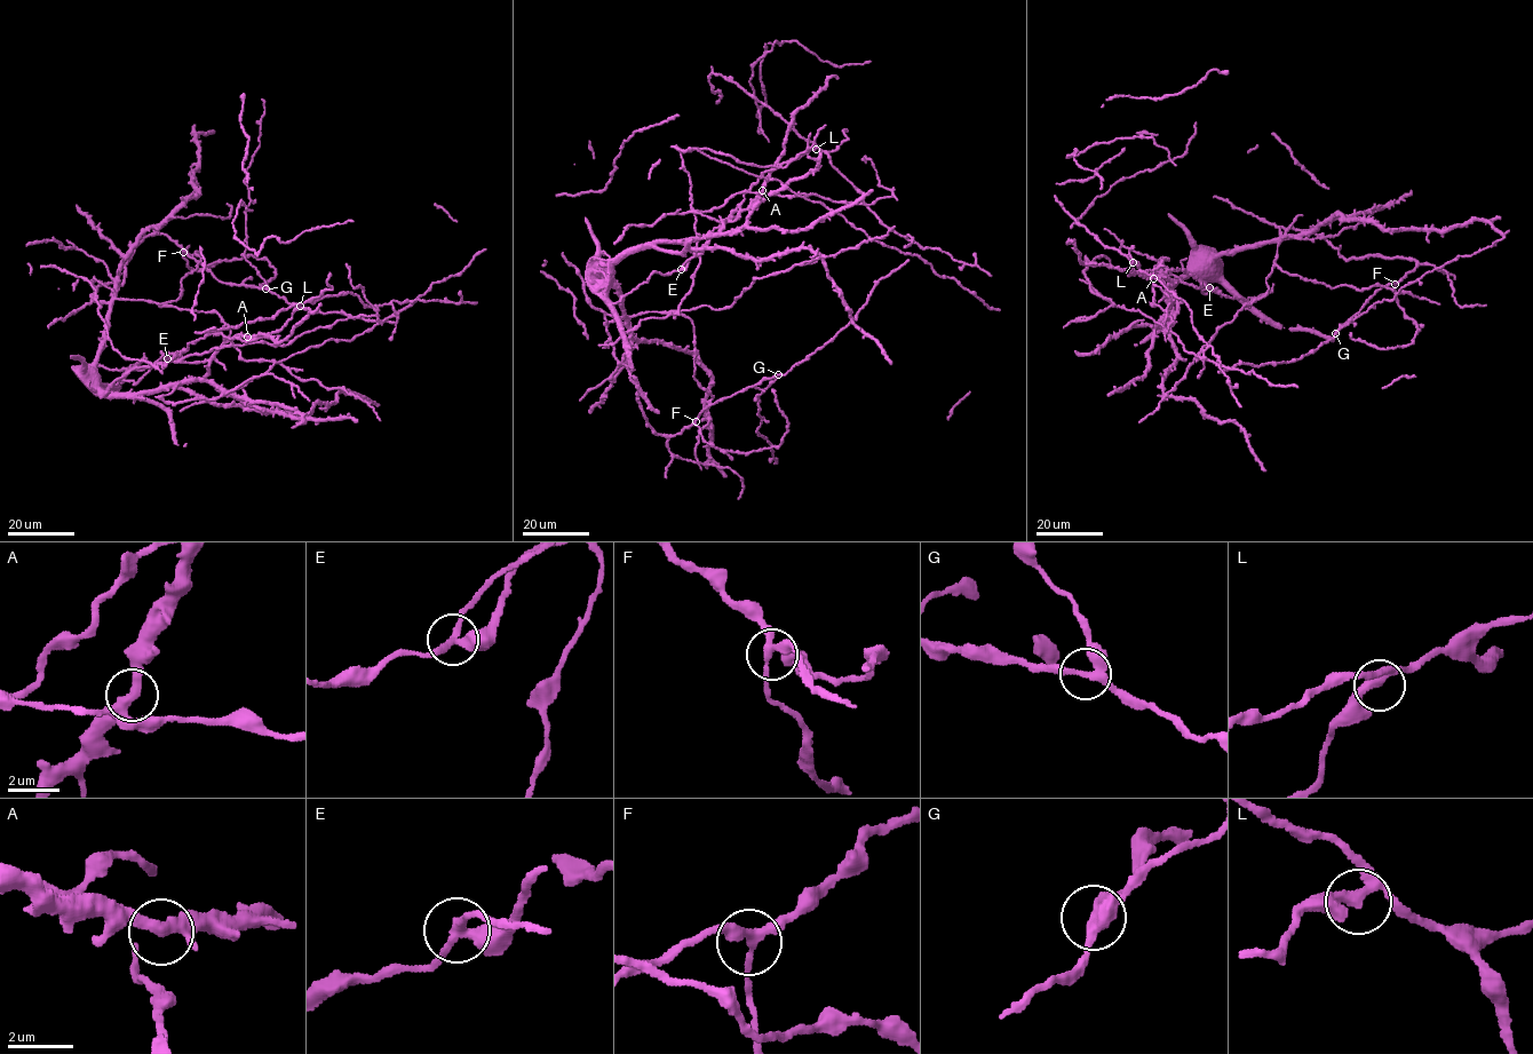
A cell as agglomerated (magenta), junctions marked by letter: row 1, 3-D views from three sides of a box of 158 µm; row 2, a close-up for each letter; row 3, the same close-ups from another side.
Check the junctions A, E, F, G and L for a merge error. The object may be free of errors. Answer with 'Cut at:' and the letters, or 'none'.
Cut at: E

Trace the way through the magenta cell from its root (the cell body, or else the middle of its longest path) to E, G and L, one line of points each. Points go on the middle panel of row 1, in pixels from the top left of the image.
E: (605, 315), (624, 317), (610, 264), (656, 243), (716, 235), (723, 219), (747, 208), (770, 171), (681, 269)
G: (605, 315), (614, 355), (636, 385), (637, 402), (654, 433), (675, 436), (709, 405), (778, 374)
L: (605, 315), (624, 317), (610, 264), (656, 243), (716, 235), (723, 219), (747, 208), (772, 169), (816, 149)

